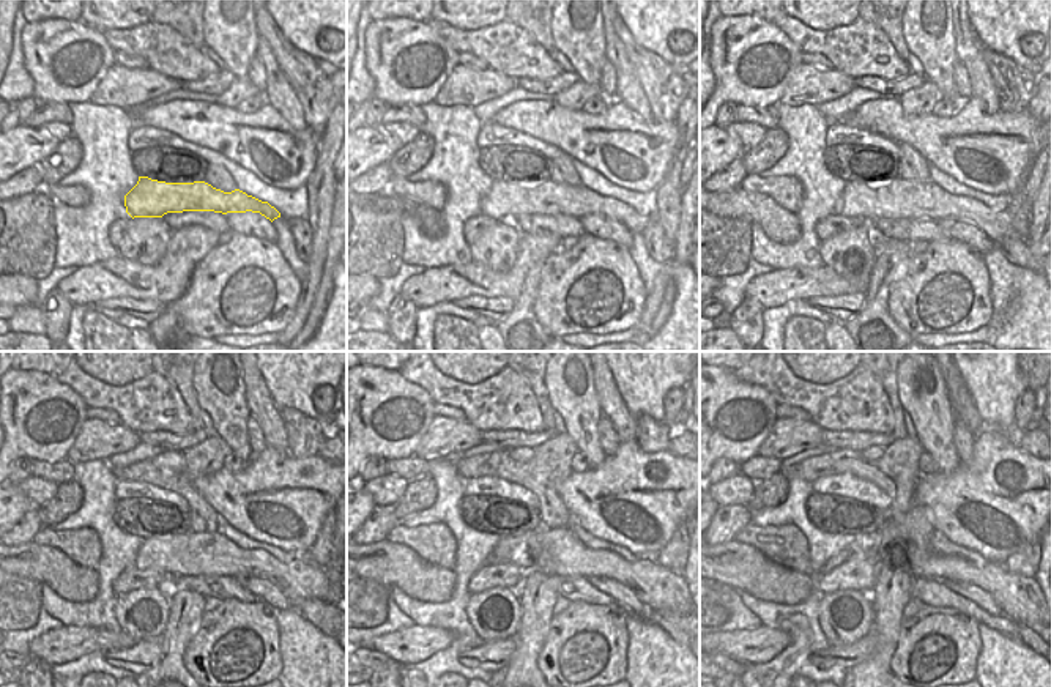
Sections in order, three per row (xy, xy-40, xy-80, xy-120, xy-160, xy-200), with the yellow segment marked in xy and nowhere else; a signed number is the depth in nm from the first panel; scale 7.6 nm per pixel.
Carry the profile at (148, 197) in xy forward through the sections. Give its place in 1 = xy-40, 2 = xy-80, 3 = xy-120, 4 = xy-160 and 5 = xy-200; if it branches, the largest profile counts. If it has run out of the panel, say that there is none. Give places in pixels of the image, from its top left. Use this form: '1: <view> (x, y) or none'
1: xy-40 (505, 200)
2: xy-80 (898, 199)
3: xy-120 (193, 553)
4: xy-160 (558, 552)
5: xy-200 (1020, 597)

